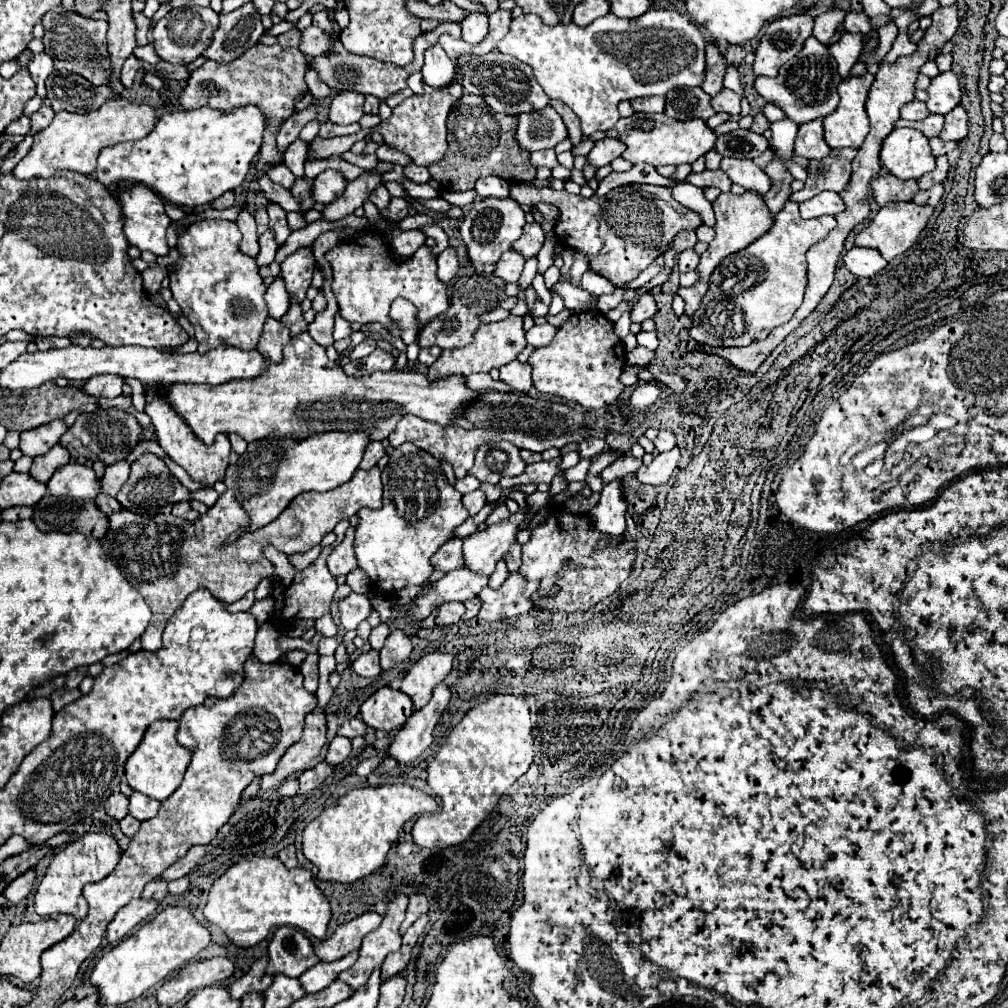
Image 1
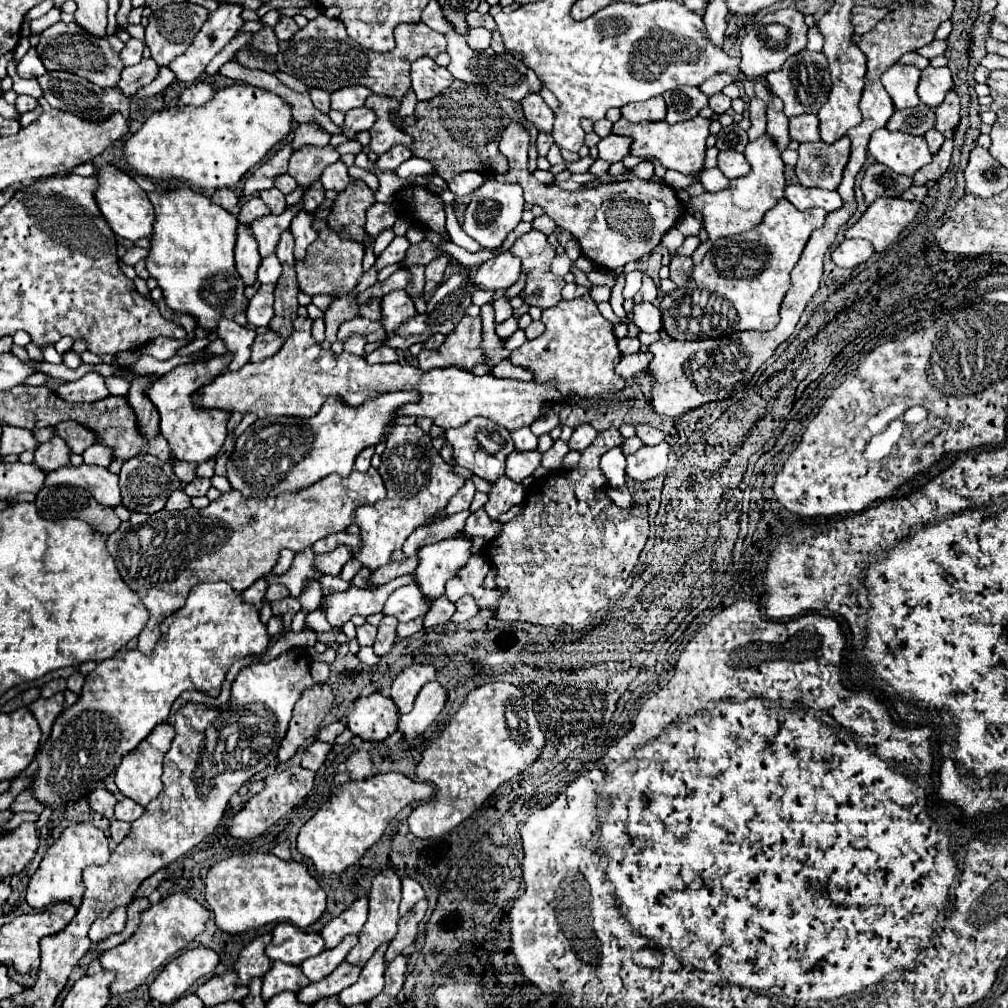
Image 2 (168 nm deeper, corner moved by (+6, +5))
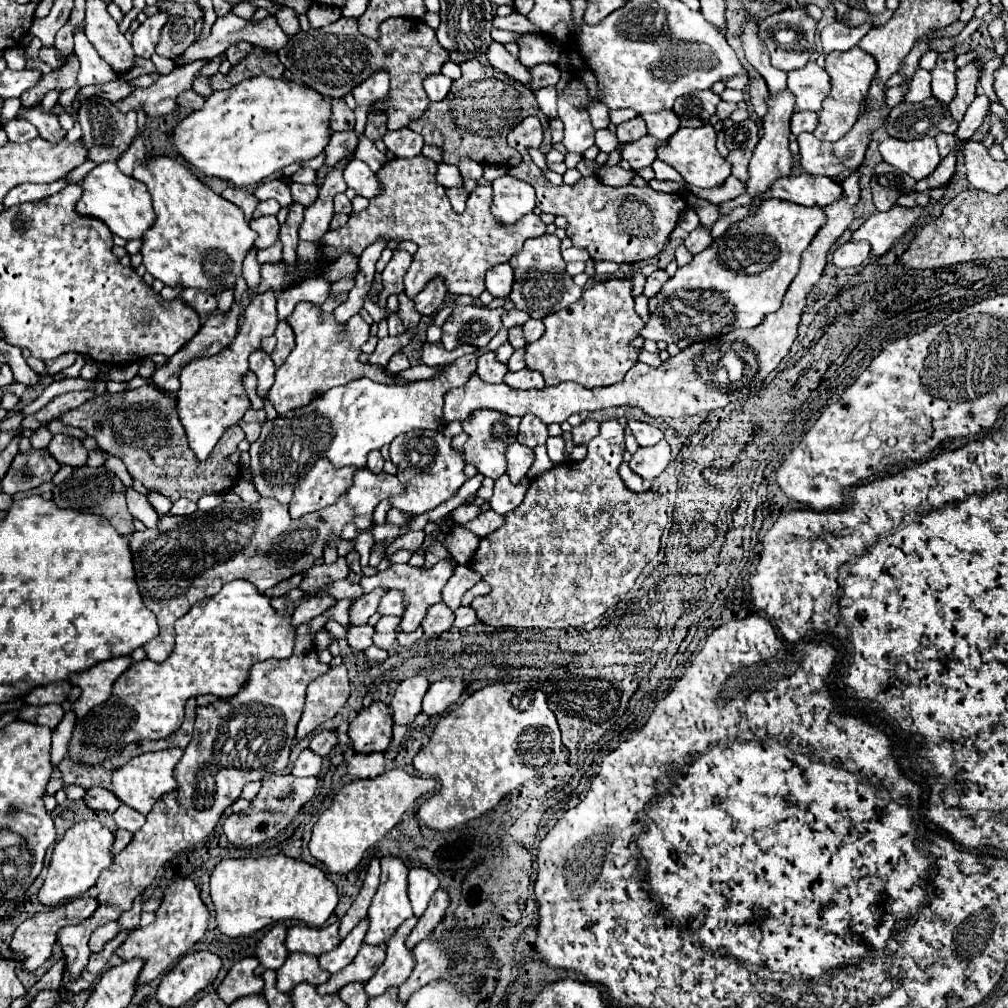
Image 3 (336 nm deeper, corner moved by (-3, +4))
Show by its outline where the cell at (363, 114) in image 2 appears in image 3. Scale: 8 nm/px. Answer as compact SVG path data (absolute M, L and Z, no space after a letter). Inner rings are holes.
M353 130L353 132L333 132L331 134L331 140L325 148L327 152L327 160L325 164L333 166L337 160L345 158L347 154L353 154L359 146L359 134Z

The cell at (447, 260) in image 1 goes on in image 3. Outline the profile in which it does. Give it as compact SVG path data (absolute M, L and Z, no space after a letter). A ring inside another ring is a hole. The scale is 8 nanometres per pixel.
M435 278L431 282L427 282L427 286L415 296L415 308L419 314L425 314L425 316L431 316L437 312L437 308L441 306L443 302L443 296L447 292L447 286L445 286L445 280L443 278Z

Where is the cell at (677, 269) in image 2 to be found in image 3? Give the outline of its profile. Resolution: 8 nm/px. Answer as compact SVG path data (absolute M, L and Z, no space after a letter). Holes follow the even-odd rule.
M697 226L697 228L687 236L687 240L685 240L683 244L685 244L685 248L695 256L695 254L703 252L705 248L709 248L709 246L711 246L711 242L713 242L713 238L711 238L709 230L705 230L705 228Z

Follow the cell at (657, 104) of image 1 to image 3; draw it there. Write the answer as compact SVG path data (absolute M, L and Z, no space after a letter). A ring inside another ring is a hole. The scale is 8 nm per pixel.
M673 110L647 112L647 114L641 114L641 118L647 124L647 134L651 134L659 140L667 140L671 134L675 134L679 130L679 118L675 116Z

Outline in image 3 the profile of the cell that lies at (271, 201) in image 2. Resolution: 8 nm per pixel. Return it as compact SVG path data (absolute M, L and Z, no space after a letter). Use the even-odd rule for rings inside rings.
M269 180L261 186L255 188L255 196L259 200L269 200L269 198L275 198L281 206L289 206L291 204L291 192L289 192L289 186L281 180Z

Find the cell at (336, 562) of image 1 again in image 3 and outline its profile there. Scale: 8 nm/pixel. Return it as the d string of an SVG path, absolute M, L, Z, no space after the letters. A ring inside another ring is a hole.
M341 556L341 558L337 558L335 564L311 566L311 568L305 572L299 588L305 590L305 592L309 592L309 594L315 594L321 586L325 586L325 584L329 584L329 582L333 582L333 580L339 580L339 578L347 578L349 572L351 572L349 562L347 562L347 558Z

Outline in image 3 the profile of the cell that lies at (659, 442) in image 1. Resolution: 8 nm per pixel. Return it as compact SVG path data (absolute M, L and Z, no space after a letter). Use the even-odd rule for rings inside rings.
M629 420L629 428L631 428L635 440L639 442L639 446L653 446L655 442L663 440L663 432L659 428L655 428L655 426L645 424L645 422Z

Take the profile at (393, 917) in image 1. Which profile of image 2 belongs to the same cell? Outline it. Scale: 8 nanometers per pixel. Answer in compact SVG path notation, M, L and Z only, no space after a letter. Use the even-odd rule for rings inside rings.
M384 869L378 871L376 877L372 879L372 889L370 889L370 909L368 909L368 921L362 927L362 931L358 933L360 941L358 945L348 953L348 961L350 963L366 963L374 951L382 945L394 939L396 931L398 931L398 923L400 923L400 915L398 915L398 905L400 905L400 877L392 871L392 869Z

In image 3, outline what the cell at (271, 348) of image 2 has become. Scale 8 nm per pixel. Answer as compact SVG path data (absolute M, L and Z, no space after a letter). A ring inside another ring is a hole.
M259 348L259 350L255 350L251 356L249 356L249 368L257 374L257 378L259 378L259 386L257 386L257 394L261 396L261 398L265 398L263 394L271 388L271 384L273 384L273 374L275 374L275 362L271 360L271 356L263 350L263 348Z

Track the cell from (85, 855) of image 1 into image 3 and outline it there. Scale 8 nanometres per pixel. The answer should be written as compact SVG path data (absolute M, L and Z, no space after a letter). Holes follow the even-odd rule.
M79 822L71 826L63 840L59 840L53 848L53 856L49 862L47 878L39 890L39 902L45 906L57 906L65 900L73 900L83 896L91 886L95 886L99 872L113 864L113 852L111 846L115 842L115 836L109 828L105 828L99 822Z

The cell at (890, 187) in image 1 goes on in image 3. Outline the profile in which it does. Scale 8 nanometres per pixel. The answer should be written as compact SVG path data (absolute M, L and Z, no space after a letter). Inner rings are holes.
M881 162L875 166L875 174L871 178L871 192L877 210L889 210L899 196L911 192L915 188L915 180L905 172L899 172L895 166Z

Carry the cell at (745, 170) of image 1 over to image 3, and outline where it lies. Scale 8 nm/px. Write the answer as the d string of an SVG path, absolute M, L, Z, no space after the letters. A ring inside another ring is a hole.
M733 150L733 152L729 152L729 156L727 156L727 162L733 166L733 168L731 168L731 174L733 174L735 178L739 178L741 182L745 182L745 180L749 178L747 166L749 166L751 154L753 154L751 150Z

